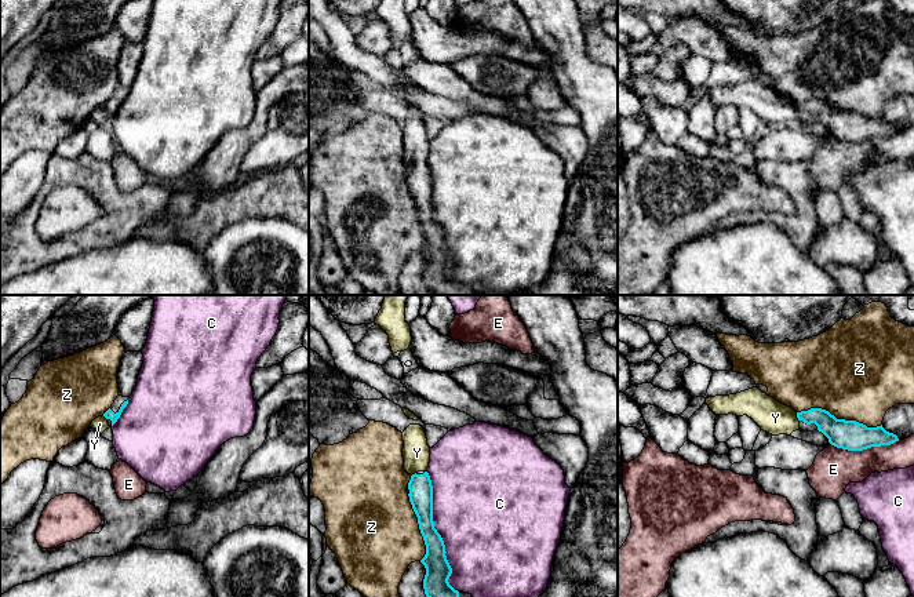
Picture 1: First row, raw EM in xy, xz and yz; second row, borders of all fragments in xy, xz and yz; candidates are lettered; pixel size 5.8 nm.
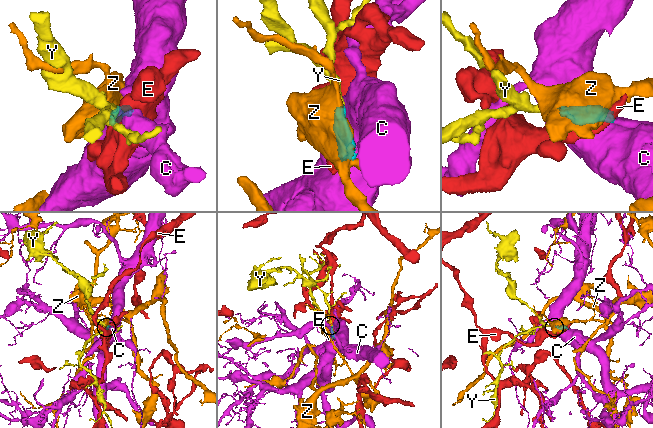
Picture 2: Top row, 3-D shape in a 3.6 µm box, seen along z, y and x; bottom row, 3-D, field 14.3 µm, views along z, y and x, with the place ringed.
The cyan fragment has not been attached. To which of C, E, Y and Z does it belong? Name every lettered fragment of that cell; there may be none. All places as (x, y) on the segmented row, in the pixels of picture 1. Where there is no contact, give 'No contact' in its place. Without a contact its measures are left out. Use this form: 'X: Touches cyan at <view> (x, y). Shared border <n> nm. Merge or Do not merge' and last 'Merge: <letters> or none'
C: Touches cyan at xz (437, 532). Shared border 750 nm. Do not merge
E: Touches cyan at yz (865, 448). Shared border 400 nm. Do not merge
Y: Touches cyan at yz (797, 417). Shared border 60 nm. Merge
Z: Touches cyan at yz (840, 419). Shared border 500 nm. Do not merge
Merge: Y

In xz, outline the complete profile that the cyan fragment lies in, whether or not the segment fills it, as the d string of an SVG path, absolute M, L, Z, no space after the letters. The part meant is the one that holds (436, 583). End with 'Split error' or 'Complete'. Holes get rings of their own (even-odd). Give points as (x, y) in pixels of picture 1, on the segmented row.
M409 425L403 432L403 441L404 470L411 476L408 496L426 545L426 554L420 560L426 568L425 594L426 597L471 597L469 593L455 590L448 582L452 568L445 556L444 540L434 528L433 485L427 473L430 447L423 427Z. Split error

